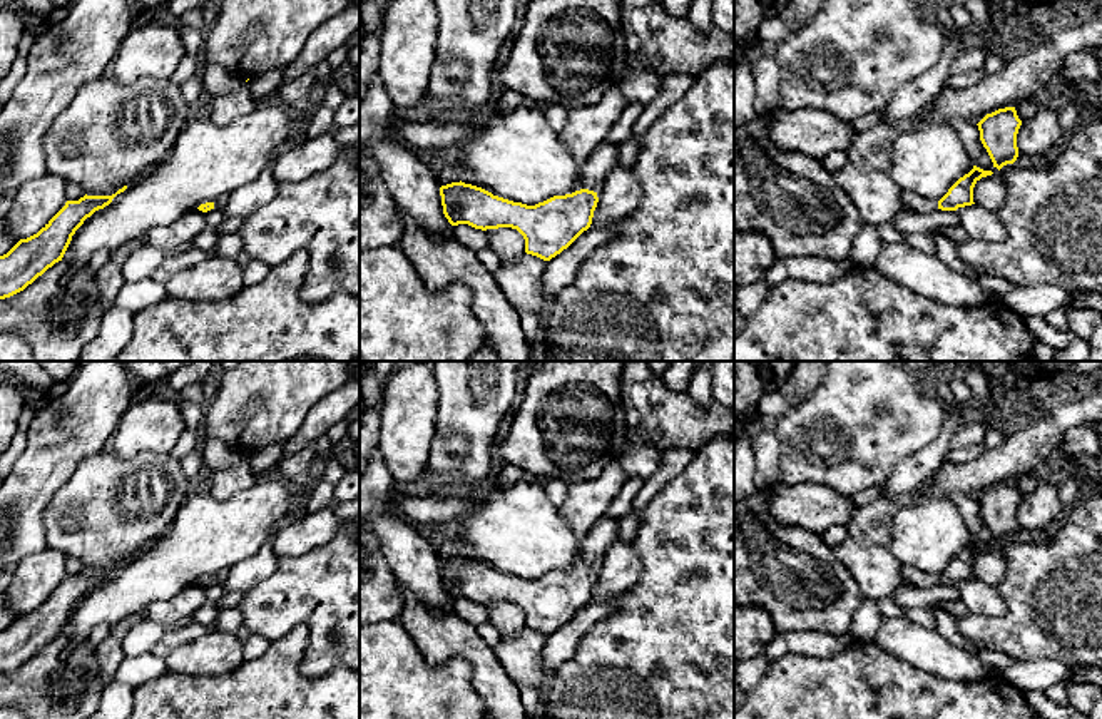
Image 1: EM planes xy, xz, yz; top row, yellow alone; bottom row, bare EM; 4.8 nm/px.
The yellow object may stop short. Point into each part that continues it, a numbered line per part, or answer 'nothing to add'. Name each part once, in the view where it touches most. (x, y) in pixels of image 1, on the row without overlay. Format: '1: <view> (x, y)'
1: xz (602, 534)

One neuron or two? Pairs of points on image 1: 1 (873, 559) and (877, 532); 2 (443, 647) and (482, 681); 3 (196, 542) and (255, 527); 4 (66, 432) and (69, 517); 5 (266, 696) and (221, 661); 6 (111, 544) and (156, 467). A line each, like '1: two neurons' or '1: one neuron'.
1: two neurons
2: one neuron
3: one neuron
4: two neurons
5: two neurons
6: one neuron

